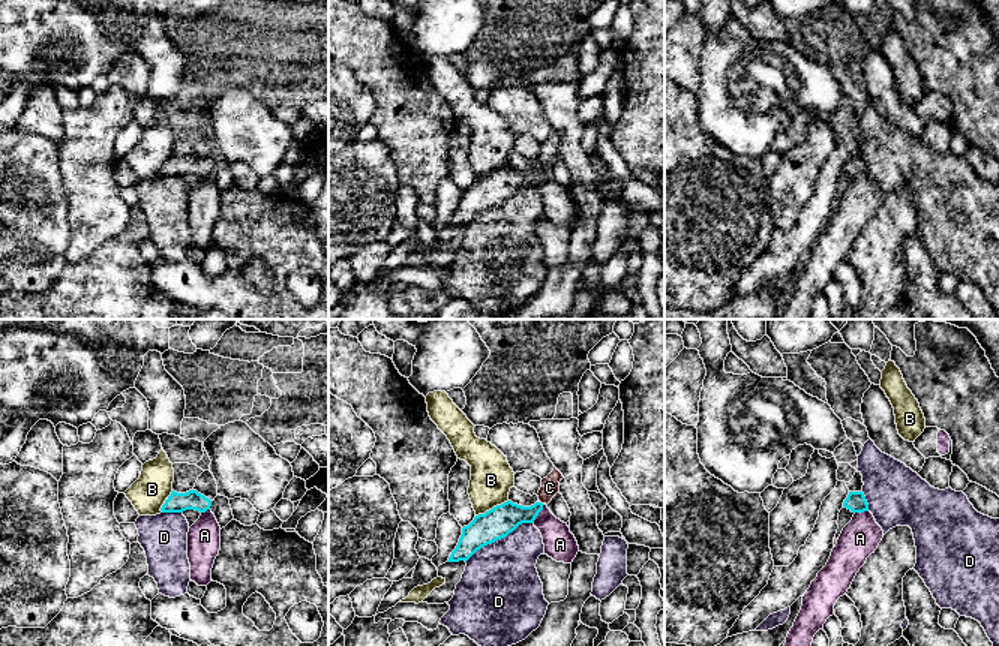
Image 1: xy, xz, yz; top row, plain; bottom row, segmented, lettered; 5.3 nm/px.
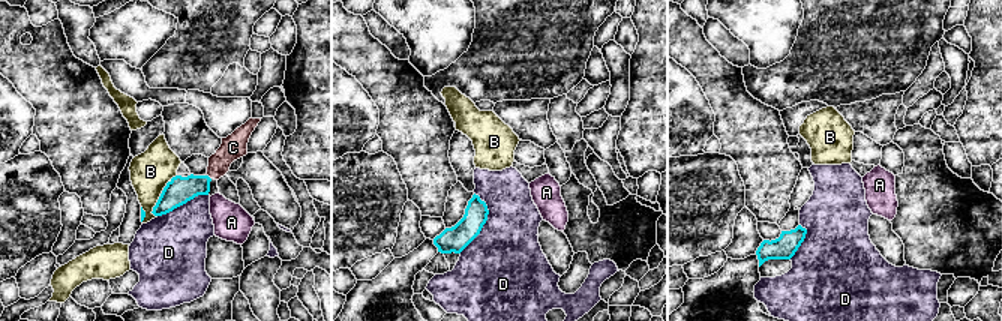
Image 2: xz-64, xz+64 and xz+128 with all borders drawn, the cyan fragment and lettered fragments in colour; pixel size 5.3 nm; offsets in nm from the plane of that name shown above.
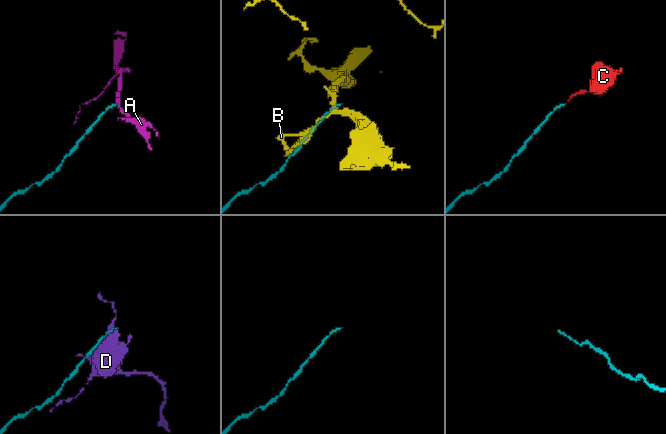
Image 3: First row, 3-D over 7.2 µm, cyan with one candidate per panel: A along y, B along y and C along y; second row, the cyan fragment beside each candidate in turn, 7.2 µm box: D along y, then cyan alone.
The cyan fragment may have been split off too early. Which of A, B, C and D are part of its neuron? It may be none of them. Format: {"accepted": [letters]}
{"accepted": ["C"]}

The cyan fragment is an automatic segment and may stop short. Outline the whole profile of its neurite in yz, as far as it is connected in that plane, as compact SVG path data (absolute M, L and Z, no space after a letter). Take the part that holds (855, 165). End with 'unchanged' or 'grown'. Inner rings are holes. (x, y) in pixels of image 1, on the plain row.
M849 156L848 162L843 166L843 171L852 177L868 175L868 168L862 156Z | unchanged

